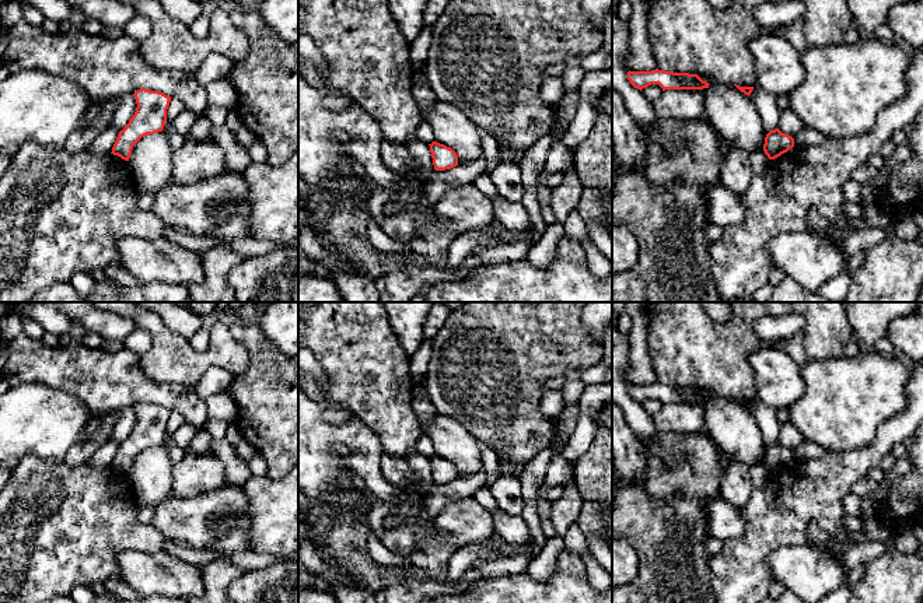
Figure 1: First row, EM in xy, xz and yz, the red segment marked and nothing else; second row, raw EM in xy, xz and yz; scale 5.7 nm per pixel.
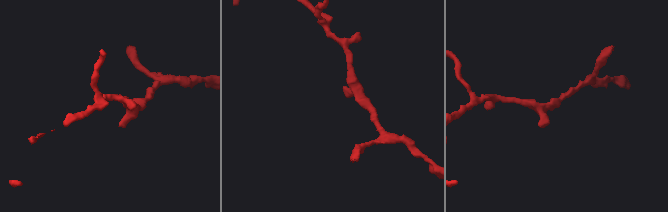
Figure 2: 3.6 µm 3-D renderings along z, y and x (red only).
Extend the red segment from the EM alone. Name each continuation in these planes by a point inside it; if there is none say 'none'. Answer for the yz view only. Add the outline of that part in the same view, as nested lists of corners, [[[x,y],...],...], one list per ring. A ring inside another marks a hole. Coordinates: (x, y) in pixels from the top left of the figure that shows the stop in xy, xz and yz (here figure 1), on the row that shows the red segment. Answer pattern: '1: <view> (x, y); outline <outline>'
none

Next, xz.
none

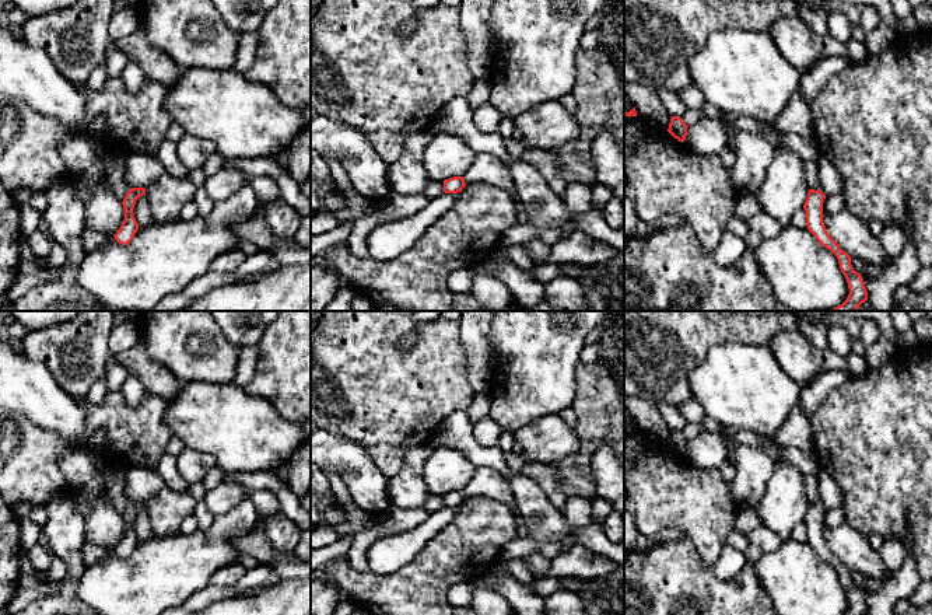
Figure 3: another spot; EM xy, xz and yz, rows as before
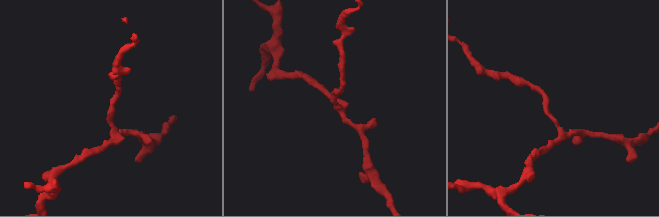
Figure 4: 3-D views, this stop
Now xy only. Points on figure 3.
none

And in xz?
none

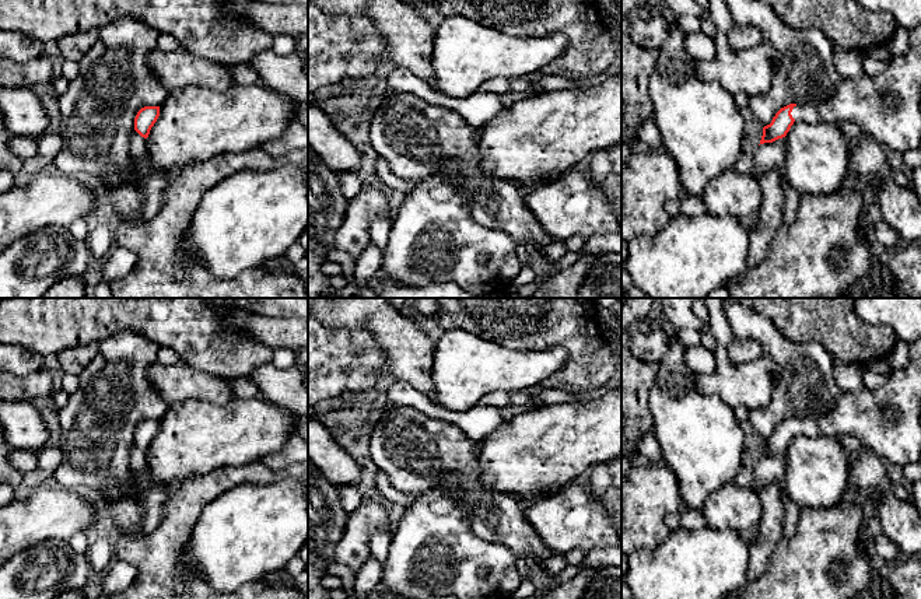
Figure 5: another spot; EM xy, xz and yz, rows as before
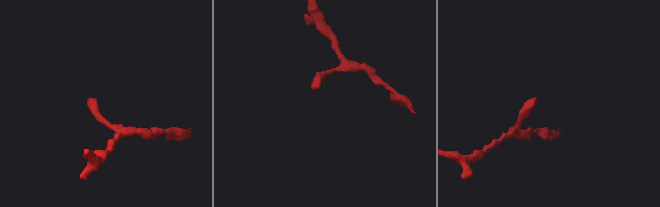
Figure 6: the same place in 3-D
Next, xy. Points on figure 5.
none

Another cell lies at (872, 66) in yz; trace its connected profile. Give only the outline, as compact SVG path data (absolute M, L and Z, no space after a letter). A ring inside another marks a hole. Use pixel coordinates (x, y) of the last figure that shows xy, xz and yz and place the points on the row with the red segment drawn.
M866 53L862 56L862 66L866 76L873 77L886 70L889 60L878 60Z

